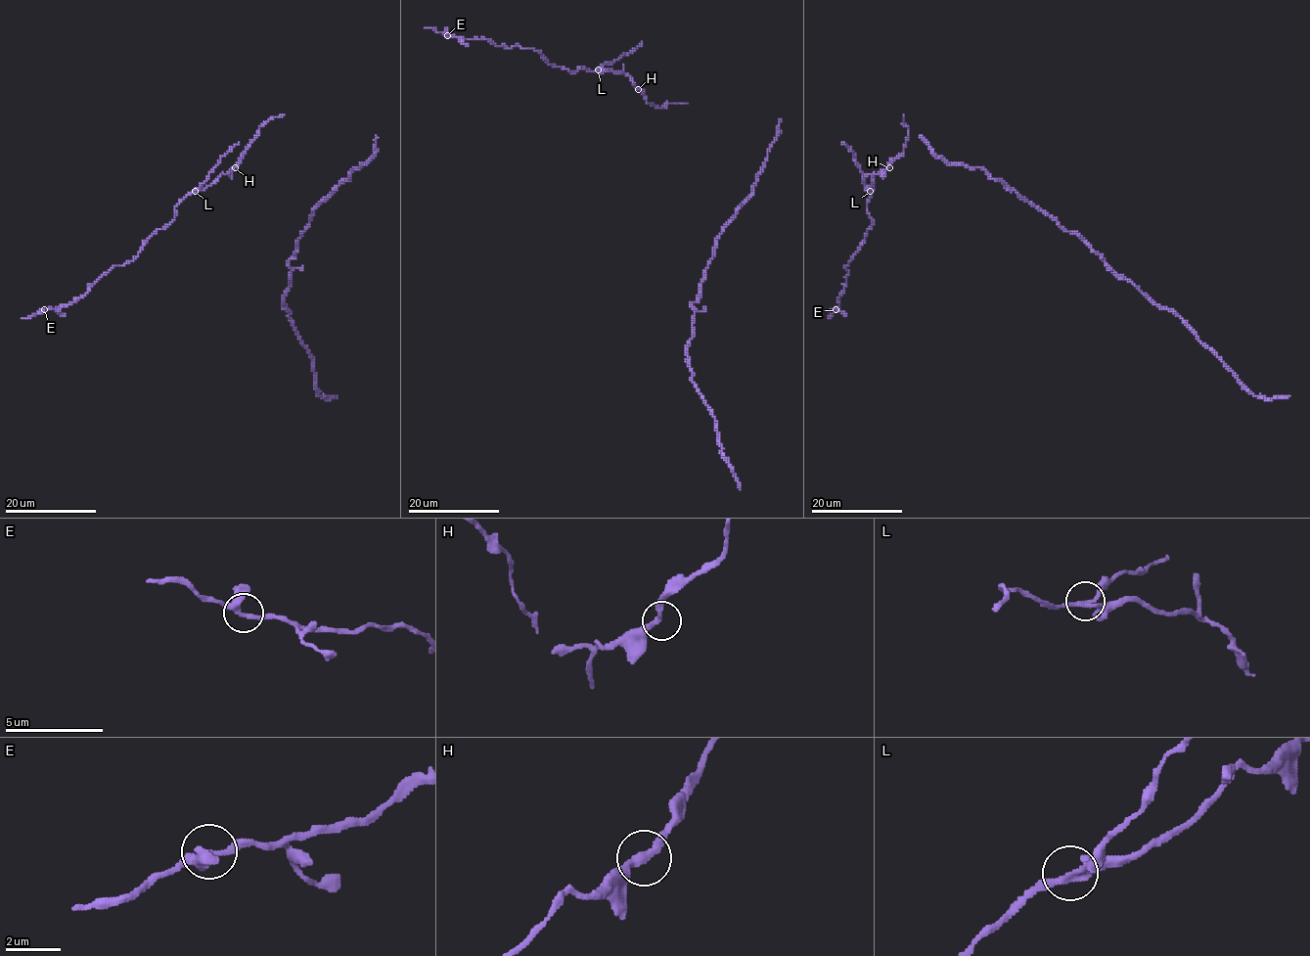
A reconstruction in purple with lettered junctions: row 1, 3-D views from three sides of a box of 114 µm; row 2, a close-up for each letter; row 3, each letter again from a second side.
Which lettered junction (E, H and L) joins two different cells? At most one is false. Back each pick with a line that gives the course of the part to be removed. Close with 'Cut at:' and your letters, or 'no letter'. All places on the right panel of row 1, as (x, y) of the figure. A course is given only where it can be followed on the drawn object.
L: (870, 191), (863, 183), (863, 173), (855, 162), (854, 153), (842, 143)
Cut at: L

